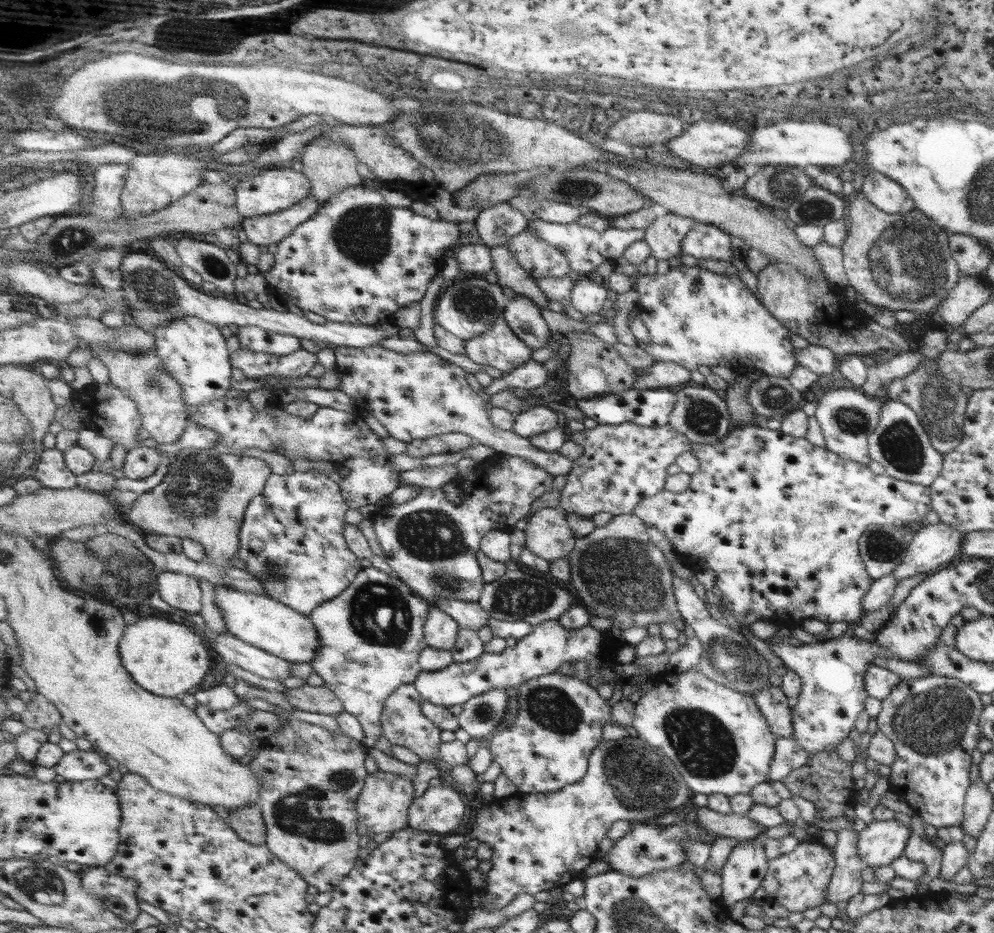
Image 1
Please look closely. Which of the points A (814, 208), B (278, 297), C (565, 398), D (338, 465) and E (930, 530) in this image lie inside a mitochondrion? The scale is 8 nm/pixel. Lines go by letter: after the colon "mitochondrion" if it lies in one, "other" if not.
A: mitochondrion
B: other
C: other
D: other
E: other

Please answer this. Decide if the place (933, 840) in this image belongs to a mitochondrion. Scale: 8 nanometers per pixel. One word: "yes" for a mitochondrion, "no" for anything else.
no

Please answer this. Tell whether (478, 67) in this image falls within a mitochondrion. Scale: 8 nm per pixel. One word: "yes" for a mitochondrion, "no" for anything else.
no

